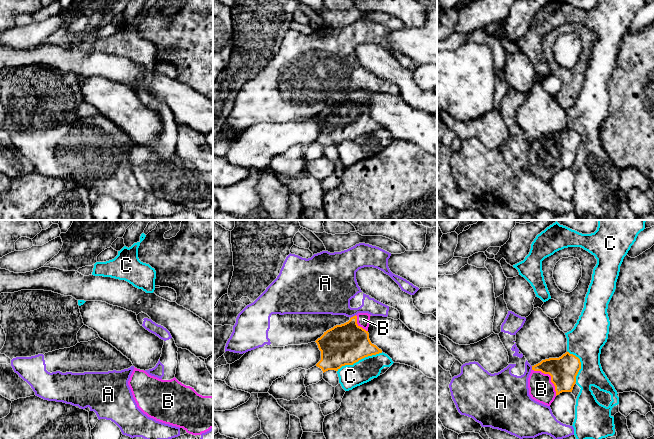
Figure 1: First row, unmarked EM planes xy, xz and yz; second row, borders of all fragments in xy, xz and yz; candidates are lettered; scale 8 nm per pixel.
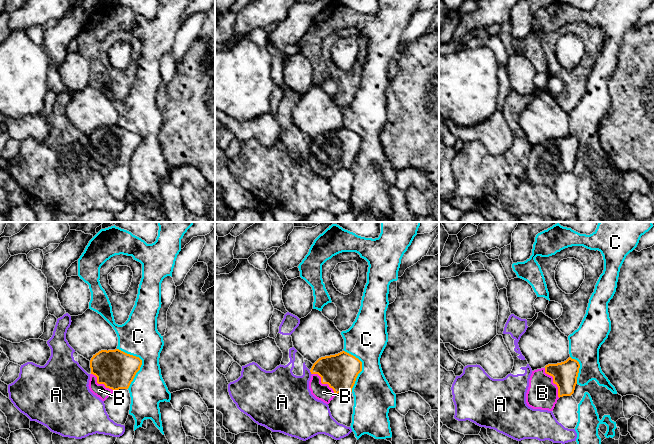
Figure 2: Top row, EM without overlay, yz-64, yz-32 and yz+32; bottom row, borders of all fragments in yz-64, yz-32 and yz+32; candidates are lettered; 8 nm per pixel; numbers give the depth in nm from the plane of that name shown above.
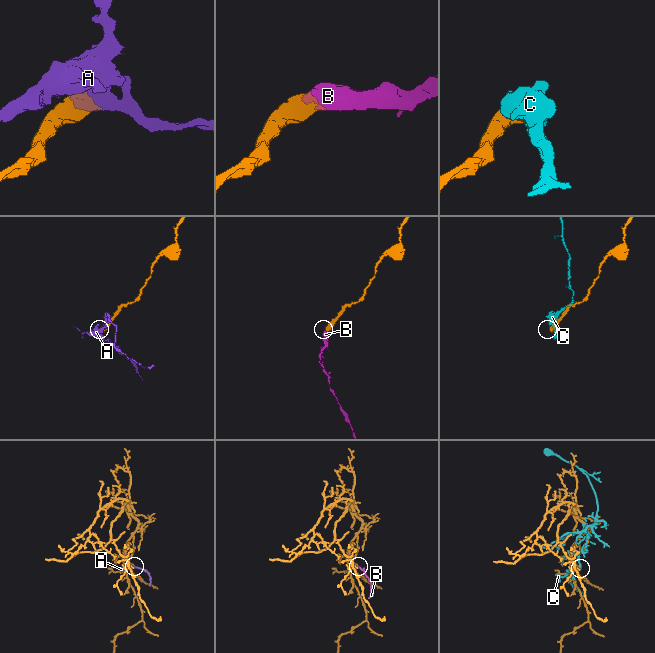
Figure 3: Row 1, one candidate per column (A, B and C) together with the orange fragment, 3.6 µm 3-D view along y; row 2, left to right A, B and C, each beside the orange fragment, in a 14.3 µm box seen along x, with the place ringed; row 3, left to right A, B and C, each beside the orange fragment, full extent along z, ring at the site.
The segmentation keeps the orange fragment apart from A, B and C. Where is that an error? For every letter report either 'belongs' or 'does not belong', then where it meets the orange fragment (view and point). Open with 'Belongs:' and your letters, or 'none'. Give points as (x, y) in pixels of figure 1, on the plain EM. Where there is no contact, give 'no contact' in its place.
Belongs: B
A: does not belong; contact xz (353, 92)
B: belongs; contact yz (551, 153)
C: does not belong; contact xz (359, 135)

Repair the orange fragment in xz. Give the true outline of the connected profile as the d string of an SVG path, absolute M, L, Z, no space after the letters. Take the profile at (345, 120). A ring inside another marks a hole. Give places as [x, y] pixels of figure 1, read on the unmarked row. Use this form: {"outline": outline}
{"outline": "M358 89L344 100L324 108L315 118L321 127L321 136L316 140L323 149L338 147L342 142L353 141L359 136L382 129L369 115L370 90Z"}

